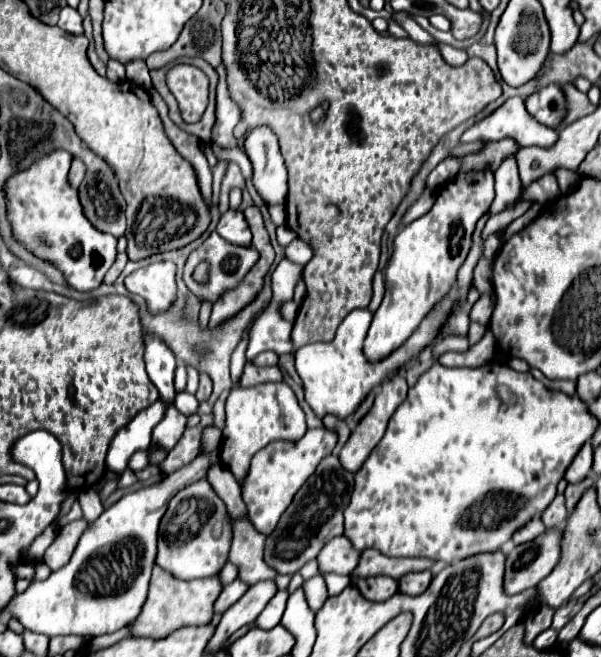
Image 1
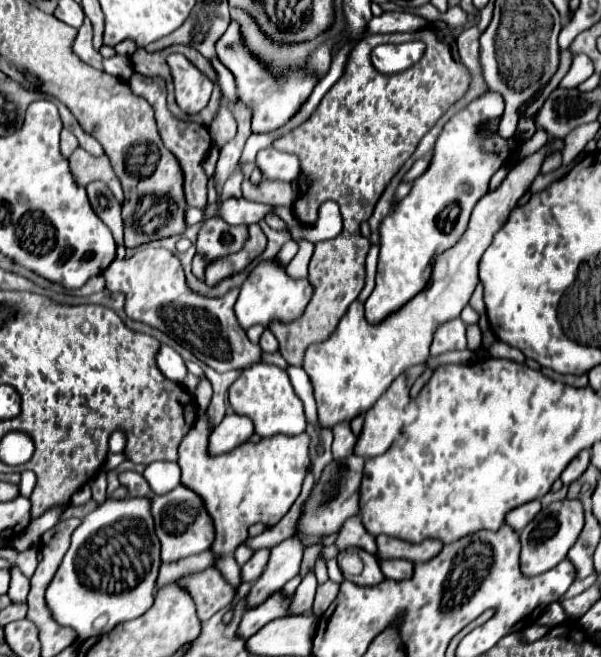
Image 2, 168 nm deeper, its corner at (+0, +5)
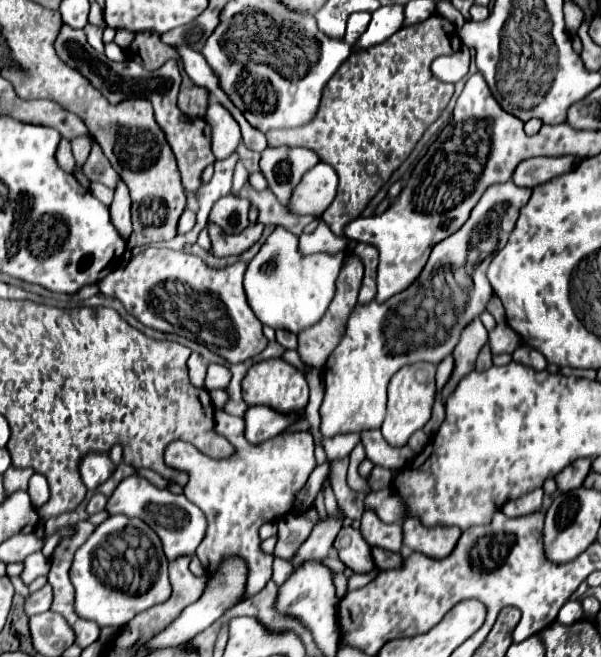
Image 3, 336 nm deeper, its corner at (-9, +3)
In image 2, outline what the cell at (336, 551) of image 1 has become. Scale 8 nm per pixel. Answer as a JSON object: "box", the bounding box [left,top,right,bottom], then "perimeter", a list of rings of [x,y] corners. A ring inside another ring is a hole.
{"box":[336,517,376,555],"perimeter":[[[352,517],[352,519],[348,519],[348,523],[344,523],[344,527],[340,529],[340,533],[336,537],[336,547],[338,547],[338,551],[358,547],[372,555],[376,553],[374,535],[368,535],[368,531],[364,531],[360,517]]]}

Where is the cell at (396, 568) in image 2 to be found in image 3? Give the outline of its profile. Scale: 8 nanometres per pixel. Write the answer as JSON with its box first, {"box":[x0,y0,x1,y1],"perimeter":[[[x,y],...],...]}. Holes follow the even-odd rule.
{"box":[371,547,403,569],"perimeter":[[[379,547],[371,549],[371,557],[373,557],[375,567],[379,567],[379,569],[395,569],[403,563],[401,553],[391,553],[391,551],[385,551],[385,549],[379,549]]]}

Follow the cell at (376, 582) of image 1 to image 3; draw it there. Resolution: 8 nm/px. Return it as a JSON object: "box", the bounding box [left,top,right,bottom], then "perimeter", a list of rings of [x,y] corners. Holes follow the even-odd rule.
{"box":[333,527,373,573],"perimeter":[[[343,527],[333,543],[339,559],[355,573],[367,573],[373,569],[373,559],[369,557],[369,545],[363,541],[361,531],[353,527]]]}

